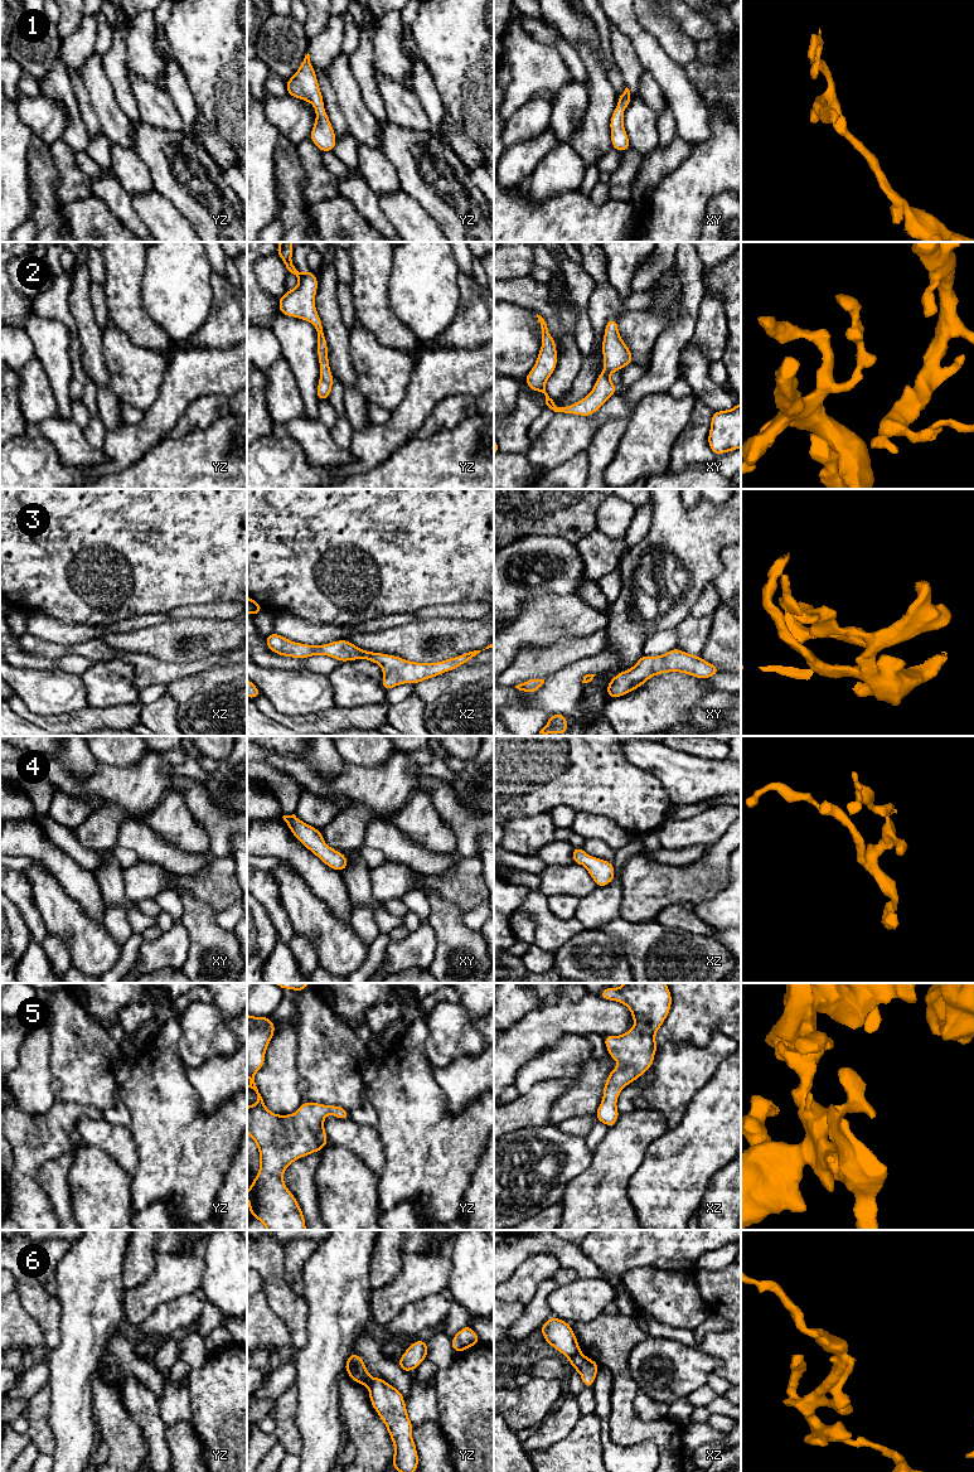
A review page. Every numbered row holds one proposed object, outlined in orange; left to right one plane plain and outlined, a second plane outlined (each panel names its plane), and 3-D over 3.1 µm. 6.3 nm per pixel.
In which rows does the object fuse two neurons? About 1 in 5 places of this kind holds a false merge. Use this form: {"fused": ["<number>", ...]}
{"fused": ["6"]}

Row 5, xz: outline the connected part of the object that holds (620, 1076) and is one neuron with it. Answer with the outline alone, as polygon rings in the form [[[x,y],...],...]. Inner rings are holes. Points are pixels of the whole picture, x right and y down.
[[[624,983],[619,988],[605,988],[599,996],[606,1001],[616,1001],[625,1004],[635,1021],[633,1028],[624,1035],[604,1036],[609,1055],[620,1066],[615,1066],[605,1081],[604,1098],[596,1110],[596,1119],[607,1125],[615,1125],[620,1115],[616,1101],[621,1090],[634,1080],[645,1074],[654,1062],[654,1054],[659,1045],[655,1042],[655,1033],[664,1023],[672,1008],[672,994],[665,983]]]

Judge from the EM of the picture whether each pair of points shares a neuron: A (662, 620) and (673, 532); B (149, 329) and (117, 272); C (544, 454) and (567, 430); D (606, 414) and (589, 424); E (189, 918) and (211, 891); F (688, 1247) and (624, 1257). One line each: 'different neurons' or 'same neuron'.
A: same neuron
B: same neuron
C: same neuron
D: different neurons
E: different neurons
F: same neuron

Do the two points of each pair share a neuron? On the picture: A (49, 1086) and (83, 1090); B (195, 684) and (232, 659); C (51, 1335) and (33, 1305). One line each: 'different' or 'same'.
A: different
B: different
C: same

